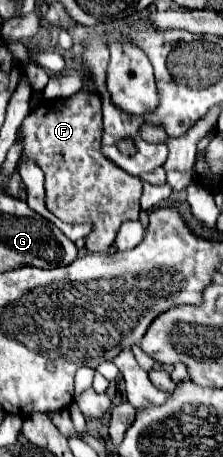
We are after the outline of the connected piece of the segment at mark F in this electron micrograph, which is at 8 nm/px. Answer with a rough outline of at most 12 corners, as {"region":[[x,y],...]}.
{"region":[[42,101],[18,129],[48,209],[108,251],[142,179],[100,155],[102,103]]}

